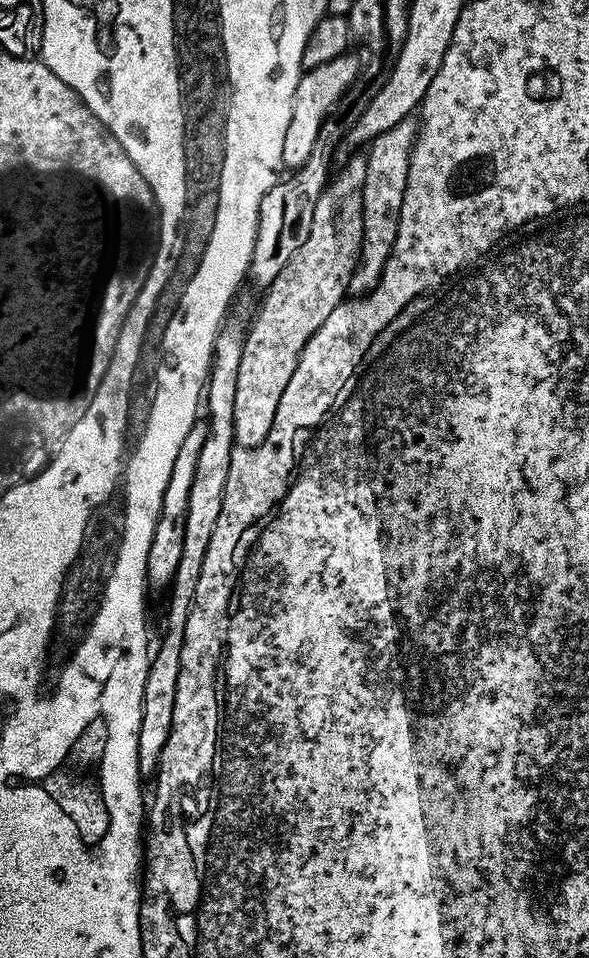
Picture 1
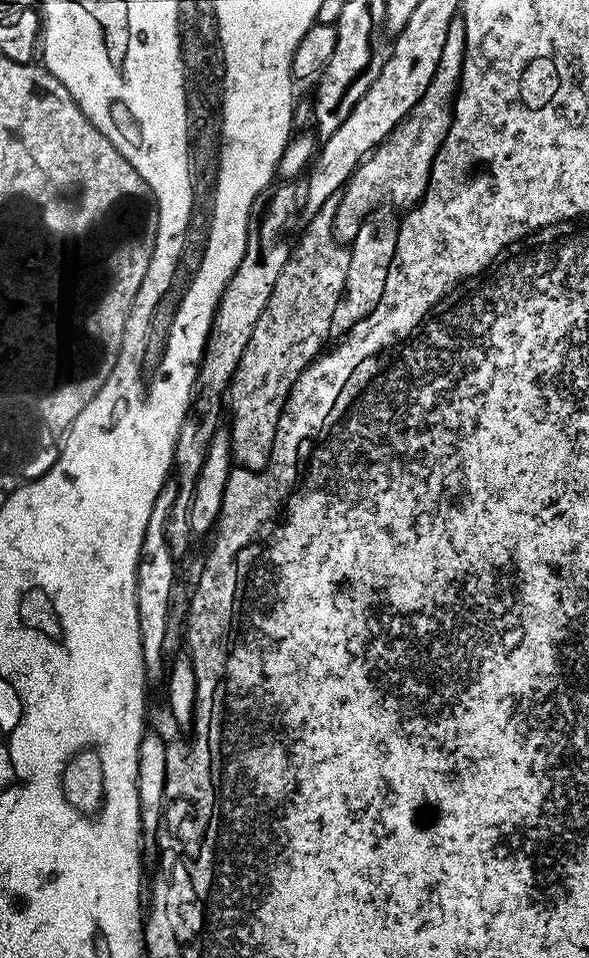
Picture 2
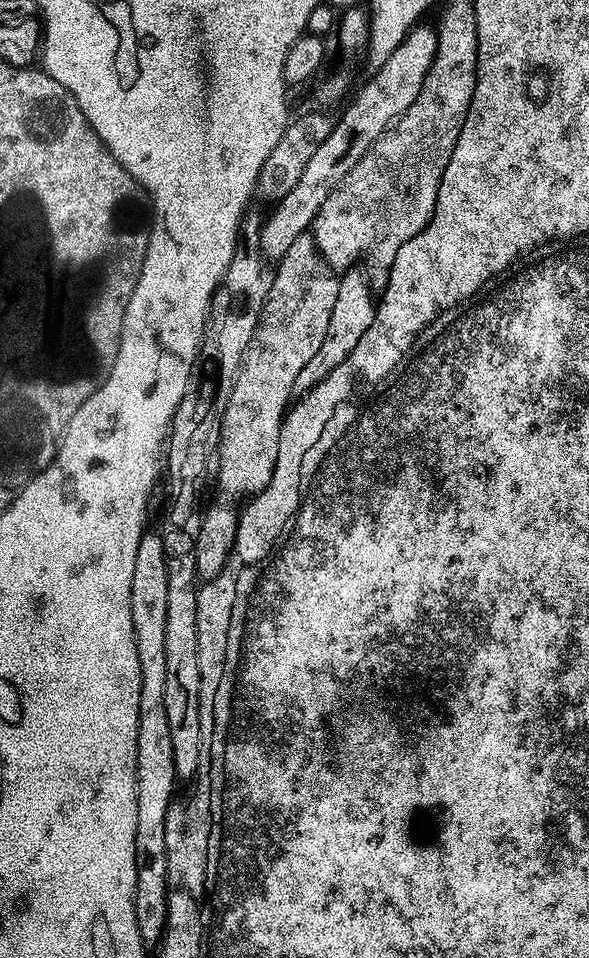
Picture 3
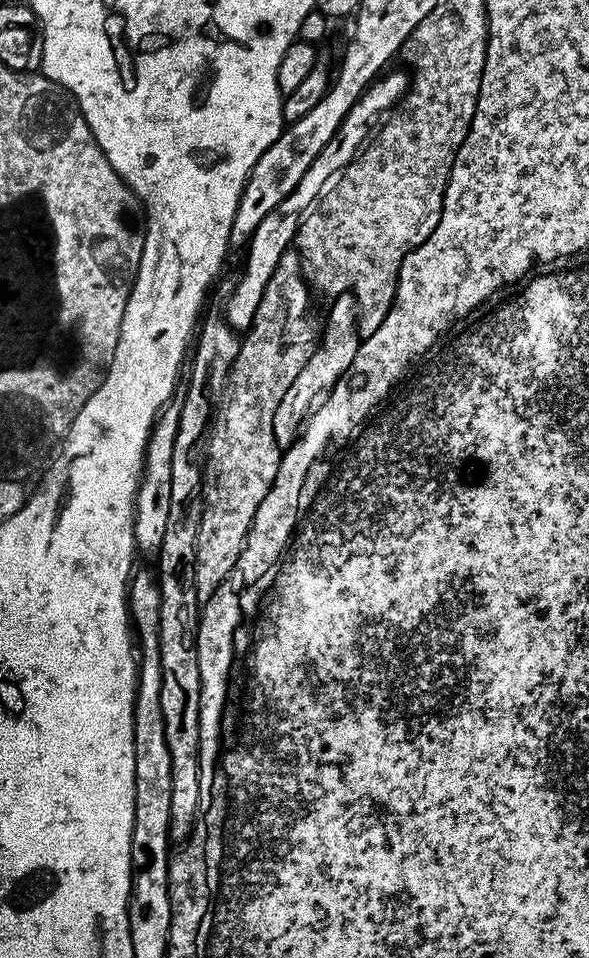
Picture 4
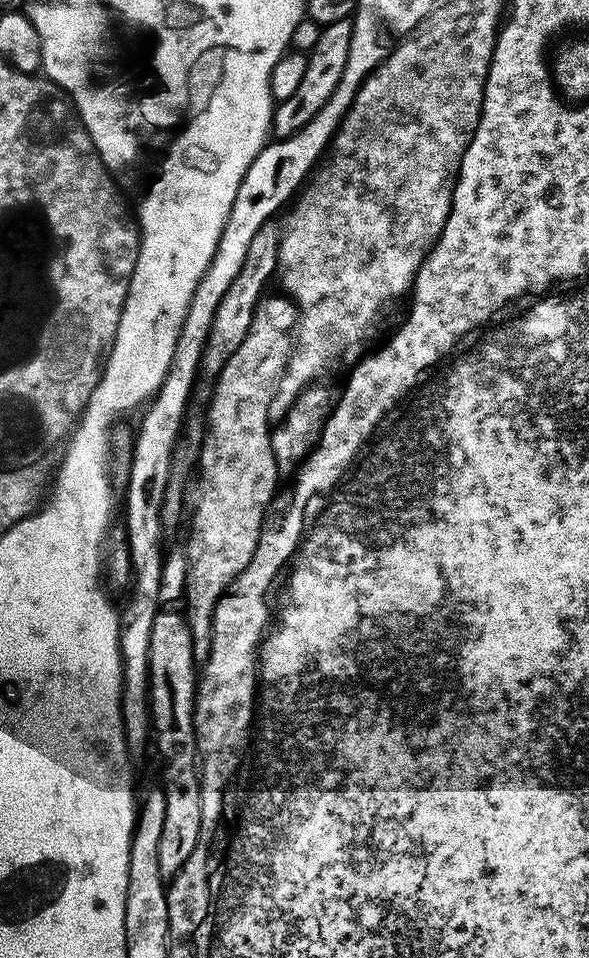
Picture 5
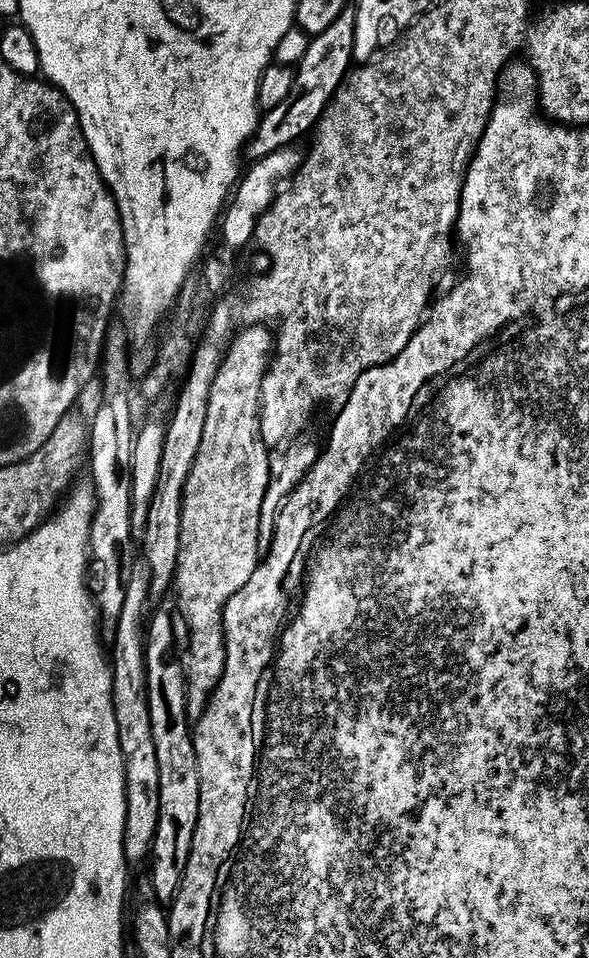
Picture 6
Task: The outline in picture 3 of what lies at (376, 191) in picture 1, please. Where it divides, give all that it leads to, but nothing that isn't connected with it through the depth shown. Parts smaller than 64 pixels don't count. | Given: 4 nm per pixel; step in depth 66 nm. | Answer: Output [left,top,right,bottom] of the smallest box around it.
[292,266,377,393]

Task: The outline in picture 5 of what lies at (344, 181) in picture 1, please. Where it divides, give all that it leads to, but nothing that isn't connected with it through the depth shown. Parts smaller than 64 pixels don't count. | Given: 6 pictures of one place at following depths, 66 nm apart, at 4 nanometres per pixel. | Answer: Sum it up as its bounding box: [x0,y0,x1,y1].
[186,295,298,657]

